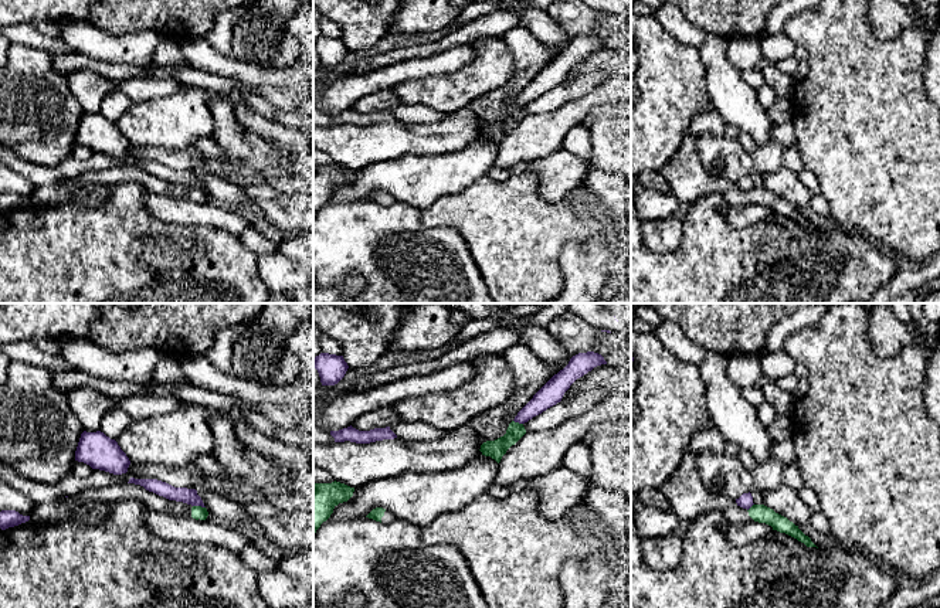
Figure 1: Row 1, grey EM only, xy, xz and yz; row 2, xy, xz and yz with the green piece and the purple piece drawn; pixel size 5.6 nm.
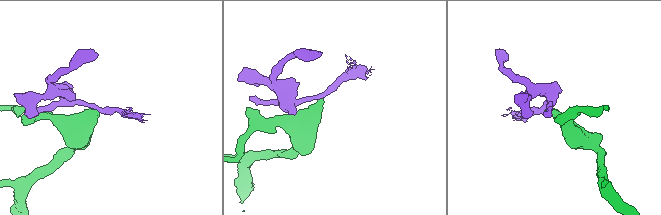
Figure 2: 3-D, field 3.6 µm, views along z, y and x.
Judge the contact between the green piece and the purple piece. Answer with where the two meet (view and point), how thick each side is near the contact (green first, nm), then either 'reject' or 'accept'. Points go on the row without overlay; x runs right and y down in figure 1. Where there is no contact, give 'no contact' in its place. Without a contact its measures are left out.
xy (199, 189) | 80/90 nm | reject

